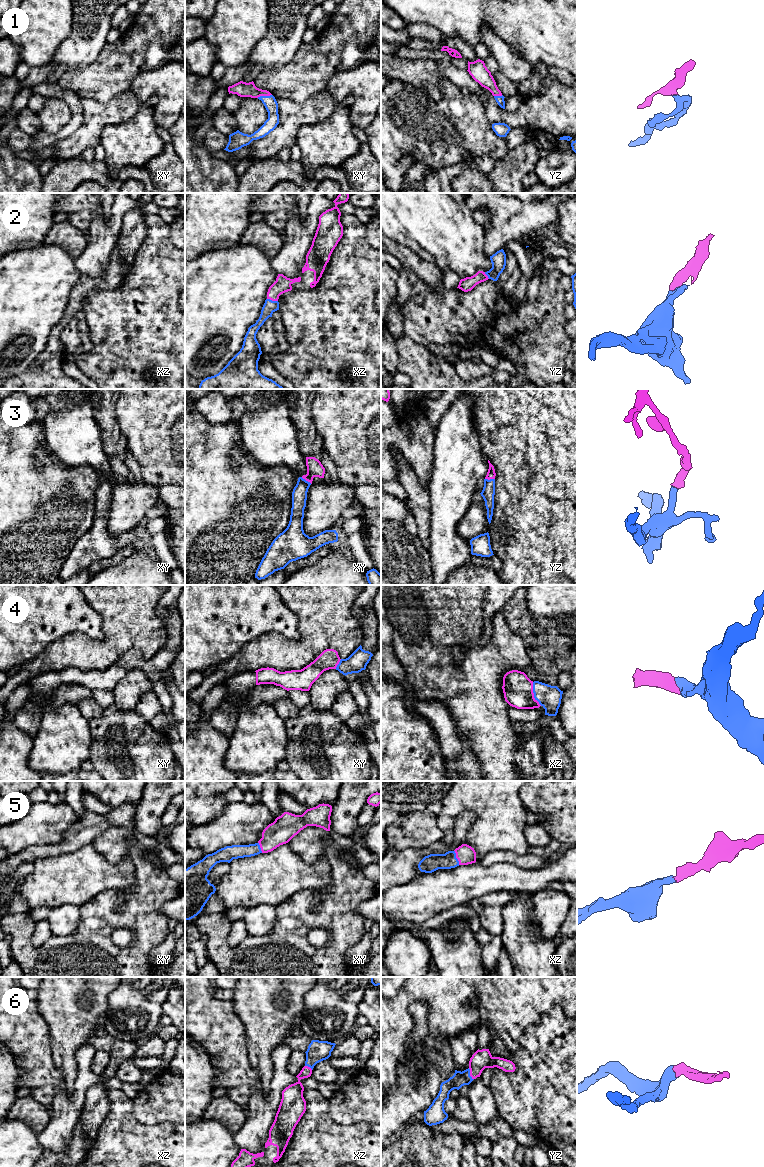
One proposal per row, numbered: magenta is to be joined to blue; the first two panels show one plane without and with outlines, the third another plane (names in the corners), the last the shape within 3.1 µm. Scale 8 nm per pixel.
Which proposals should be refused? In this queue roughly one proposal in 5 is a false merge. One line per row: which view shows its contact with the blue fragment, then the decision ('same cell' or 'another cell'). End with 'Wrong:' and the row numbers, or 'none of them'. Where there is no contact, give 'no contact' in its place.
1: xy | same cell
2: xz | same cell
3: xy | same cell
4: xz | same cell
5: xz | same cell
6: yz | same cell
Wrong: none of them

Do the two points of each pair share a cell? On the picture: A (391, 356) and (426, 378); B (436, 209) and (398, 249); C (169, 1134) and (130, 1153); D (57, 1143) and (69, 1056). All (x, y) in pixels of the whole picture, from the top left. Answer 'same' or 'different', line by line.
A: different
B: different
C: same
D: different

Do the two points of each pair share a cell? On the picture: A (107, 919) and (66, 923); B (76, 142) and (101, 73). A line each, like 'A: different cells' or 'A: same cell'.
A: different cells
B: different cells

